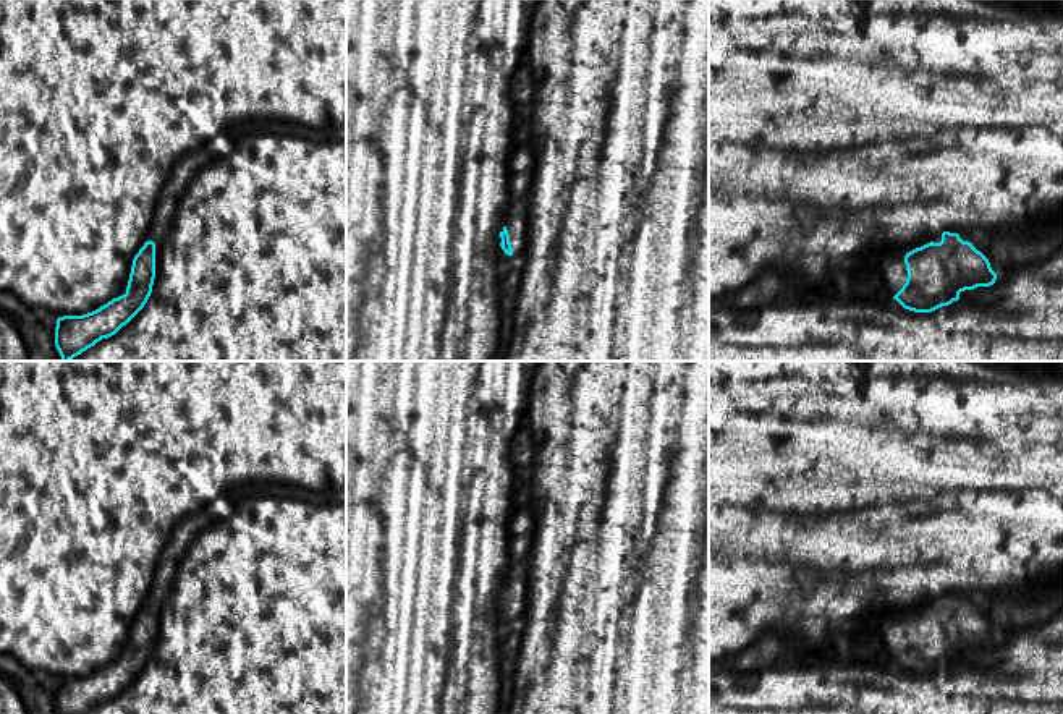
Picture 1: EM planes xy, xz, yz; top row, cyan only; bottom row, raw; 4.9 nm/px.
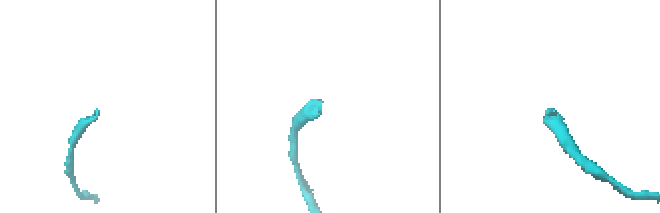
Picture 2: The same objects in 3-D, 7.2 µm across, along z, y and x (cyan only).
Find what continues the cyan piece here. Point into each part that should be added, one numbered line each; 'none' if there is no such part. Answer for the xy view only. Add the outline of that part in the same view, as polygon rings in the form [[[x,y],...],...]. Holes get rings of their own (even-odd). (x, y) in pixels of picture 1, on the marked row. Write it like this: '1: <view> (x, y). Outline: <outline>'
1: xy (183, 172). Outline: [[[202,146],[183,155],[175,164],[159,193],[159,199],[152,215],[152,223],[149,228],[150,241],[159,243],[167,236],[172,227],[178,201],[188,189],[193,178],[199,173],[199,170],[210,164],[218,155],[218,152],[220,149],[217,146]]]

